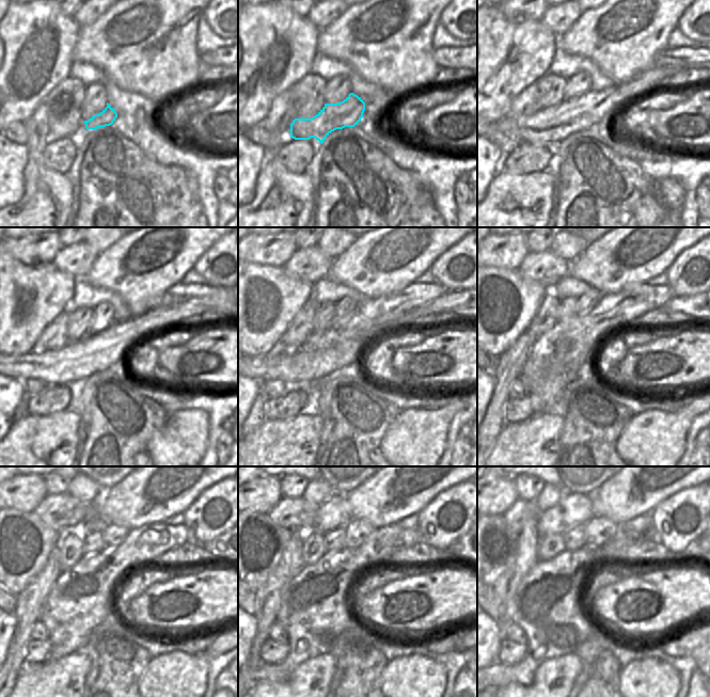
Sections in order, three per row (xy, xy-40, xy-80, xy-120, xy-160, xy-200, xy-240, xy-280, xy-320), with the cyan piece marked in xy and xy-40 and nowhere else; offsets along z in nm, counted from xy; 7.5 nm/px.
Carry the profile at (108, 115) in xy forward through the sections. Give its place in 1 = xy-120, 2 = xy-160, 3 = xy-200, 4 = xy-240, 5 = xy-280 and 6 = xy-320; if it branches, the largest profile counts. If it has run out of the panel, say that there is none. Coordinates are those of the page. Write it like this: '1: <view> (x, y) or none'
1: xy-120 (77, 361)
2: xy-160 (297, 369)
3: xy-200 (693, 305)
4: xy-240 (216, 547)
5: xy-280 (455, 550)
6: xy-320 (694, 550)

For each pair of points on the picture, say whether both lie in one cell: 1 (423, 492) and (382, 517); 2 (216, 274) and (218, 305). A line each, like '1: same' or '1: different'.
1: same
2: different

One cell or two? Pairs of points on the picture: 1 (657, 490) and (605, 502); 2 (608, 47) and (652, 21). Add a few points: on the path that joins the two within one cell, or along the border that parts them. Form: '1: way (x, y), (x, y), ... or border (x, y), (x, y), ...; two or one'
1: way (644, 490), (635, 490), (618, 500); one
2: way (618, 36), (621, 36), (637, 21), (642, 21); one

